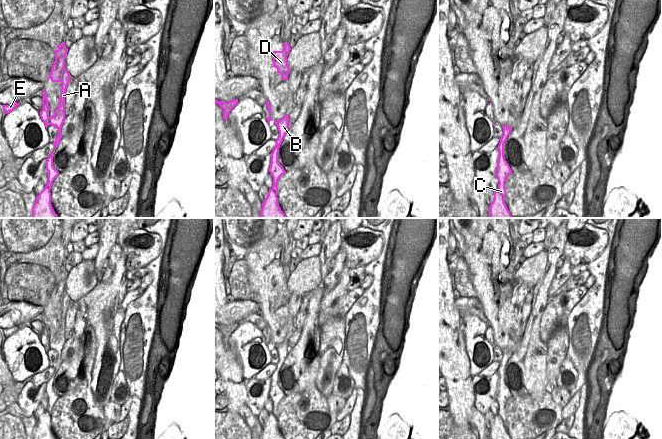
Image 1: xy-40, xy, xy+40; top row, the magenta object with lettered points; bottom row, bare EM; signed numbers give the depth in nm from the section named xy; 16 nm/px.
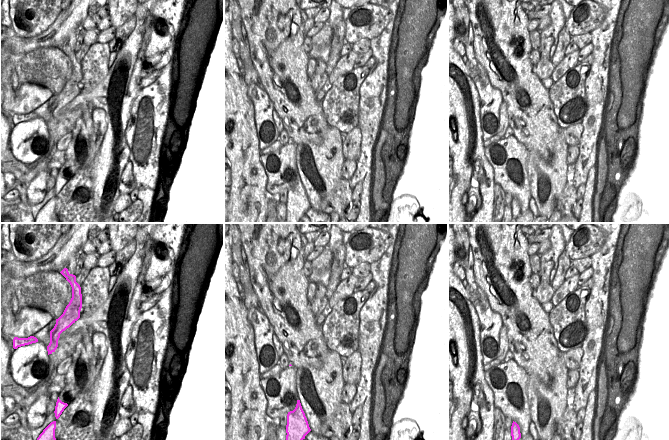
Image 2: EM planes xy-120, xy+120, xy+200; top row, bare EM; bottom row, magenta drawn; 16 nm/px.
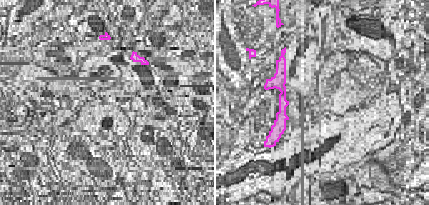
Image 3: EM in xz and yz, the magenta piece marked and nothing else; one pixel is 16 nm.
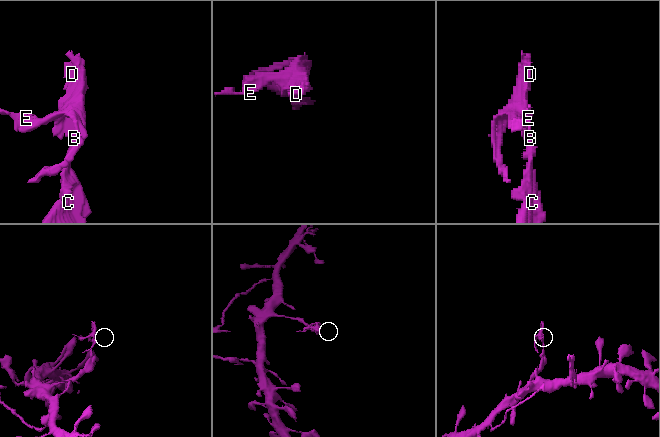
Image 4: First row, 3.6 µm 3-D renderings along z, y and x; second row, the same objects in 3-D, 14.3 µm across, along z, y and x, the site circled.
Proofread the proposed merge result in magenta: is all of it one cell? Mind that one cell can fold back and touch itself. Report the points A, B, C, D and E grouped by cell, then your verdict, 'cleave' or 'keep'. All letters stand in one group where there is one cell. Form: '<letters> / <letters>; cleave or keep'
A B D E / C; cleave

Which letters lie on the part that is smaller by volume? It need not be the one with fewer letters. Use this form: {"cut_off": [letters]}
{"cut_off": ["A", "B", "D", "E"]}

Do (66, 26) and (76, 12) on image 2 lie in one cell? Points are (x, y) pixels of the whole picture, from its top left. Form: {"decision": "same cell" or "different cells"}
{"decision": "same cell"}

